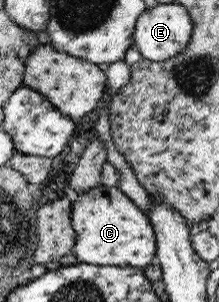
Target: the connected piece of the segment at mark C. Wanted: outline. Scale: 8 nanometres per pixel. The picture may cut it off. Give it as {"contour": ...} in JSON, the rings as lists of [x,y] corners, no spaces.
{"contour":[[[99,185],[78,196],[71,213],[76,232],[72,254],[78,262],[143,269],[155,260],[156,238],[149,217],[118,187]]]}

